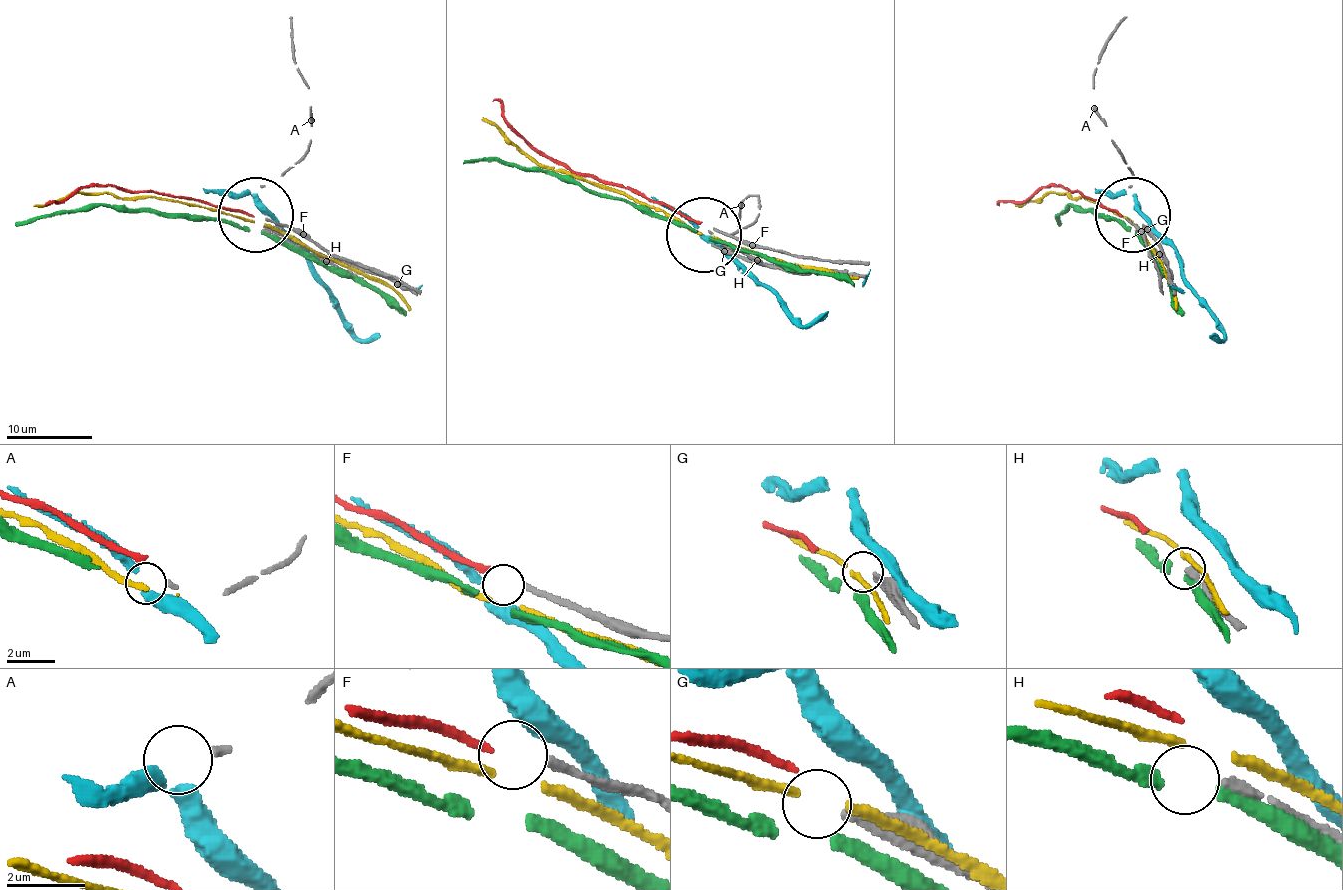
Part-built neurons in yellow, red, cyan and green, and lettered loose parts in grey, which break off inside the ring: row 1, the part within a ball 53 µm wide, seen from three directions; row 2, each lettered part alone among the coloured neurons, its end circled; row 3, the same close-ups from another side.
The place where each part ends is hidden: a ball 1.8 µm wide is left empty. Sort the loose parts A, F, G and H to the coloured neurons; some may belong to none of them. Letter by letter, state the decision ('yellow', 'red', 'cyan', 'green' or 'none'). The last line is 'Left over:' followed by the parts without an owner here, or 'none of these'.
A: cyan
F: red
G: none
H: none
Left over: G, H

